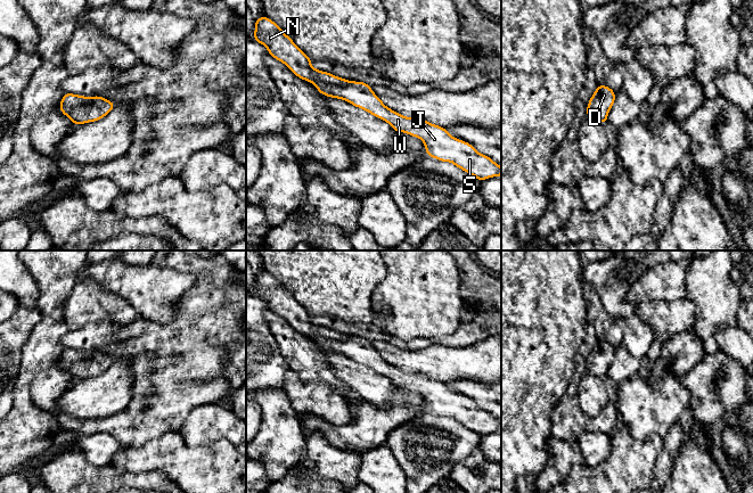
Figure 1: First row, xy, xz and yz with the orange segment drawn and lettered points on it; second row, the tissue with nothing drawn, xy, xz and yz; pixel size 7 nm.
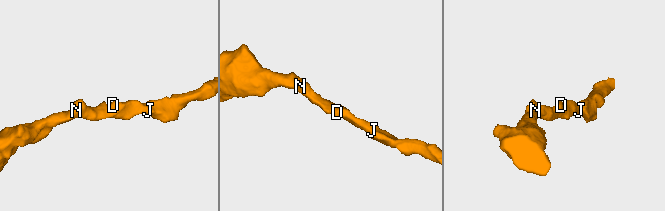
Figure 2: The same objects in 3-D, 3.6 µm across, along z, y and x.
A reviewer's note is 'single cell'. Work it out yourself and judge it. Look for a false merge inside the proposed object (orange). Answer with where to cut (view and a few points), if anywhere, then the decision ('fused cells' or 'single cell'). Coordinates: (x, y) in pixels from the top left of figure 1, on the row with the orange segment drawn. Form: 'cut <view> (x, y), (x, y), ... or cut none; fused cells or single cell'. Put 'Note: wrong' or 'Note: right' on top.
Note: right
cut none; single cell

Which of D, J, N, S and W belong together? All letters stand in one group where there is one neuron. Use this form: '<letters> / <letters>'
D J N S W

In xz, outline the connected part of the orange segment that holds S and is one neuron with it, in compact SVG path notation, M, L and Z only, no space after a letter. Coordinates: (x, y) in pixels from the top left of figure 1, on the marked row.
M270 18L255 19L254 41L262 43L270 56L284 63L296 76L311 82L321 95L343 99L387 122L394 131L420 138L426 155L453 163L480 181L501 175L501 167L496 162L476 151L470 143L451 137L447 129L390 109L365 82L347 81L313 68L311 59Z

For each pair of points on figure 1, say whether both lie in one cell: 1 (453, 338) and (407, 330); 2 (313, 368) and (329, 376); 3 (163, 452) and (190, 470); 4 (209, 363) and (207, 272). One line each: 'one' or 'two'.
1: two
2: one
3: one
4: one

